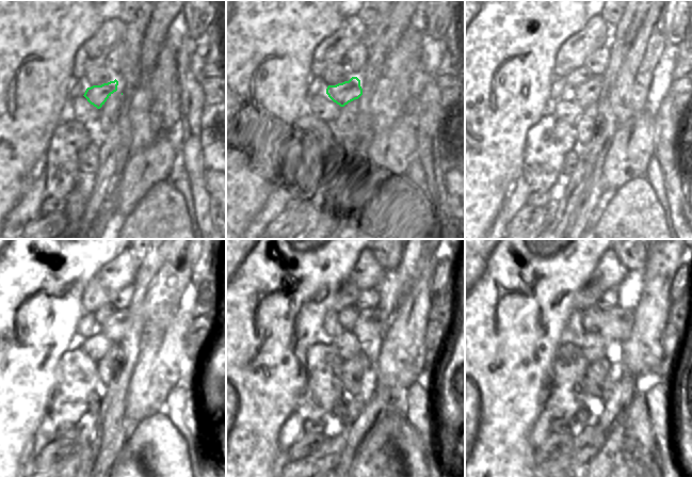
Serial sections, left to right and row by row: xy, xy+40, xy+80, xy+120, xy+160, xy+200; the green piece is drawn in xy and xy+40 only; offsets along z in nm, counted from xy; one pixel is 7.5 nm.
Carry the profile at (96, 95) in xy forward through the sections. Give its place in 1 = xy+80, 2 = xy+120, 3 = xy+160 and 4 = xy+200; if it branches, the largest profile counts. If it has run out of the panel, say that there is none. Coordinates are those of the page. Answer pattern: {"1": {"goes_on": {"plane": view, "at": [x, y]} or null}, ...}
{"1": {"goes_on": {"plane": "xy+80", "at": [588, 93]}}, "2": {"goes_on": {"plane": "xy+120", "at": [115, 329]}}, "3": {"goes_on": {"plane": "xy+160", "at": [373, 322]}}, "4": {"goes_on": {"plane": "xy+200", "at": [615, 323]}}}

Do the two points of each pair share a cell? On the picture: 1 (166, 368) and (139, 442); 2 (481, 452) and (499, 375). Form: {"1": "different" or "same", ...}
{"1": "different", "2": "same"}

